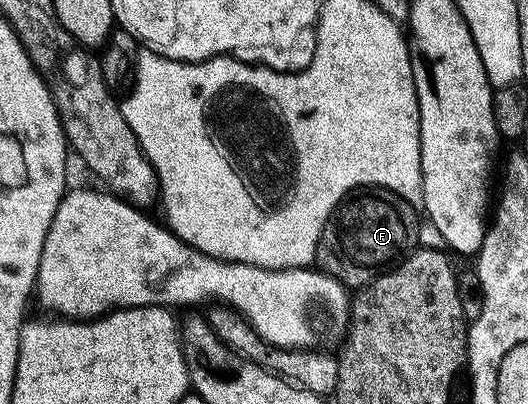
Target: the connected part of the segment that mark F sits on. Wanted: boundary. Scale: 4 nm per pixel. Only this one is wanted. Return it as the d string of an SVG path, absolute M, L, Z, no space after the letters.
M384 187L353 191L338 204L324 227L318 241L316 263L323 274L349 289L369 287L383 275L396 270L417 250L421 226L422 219L417 208L411 207L400 195Z

